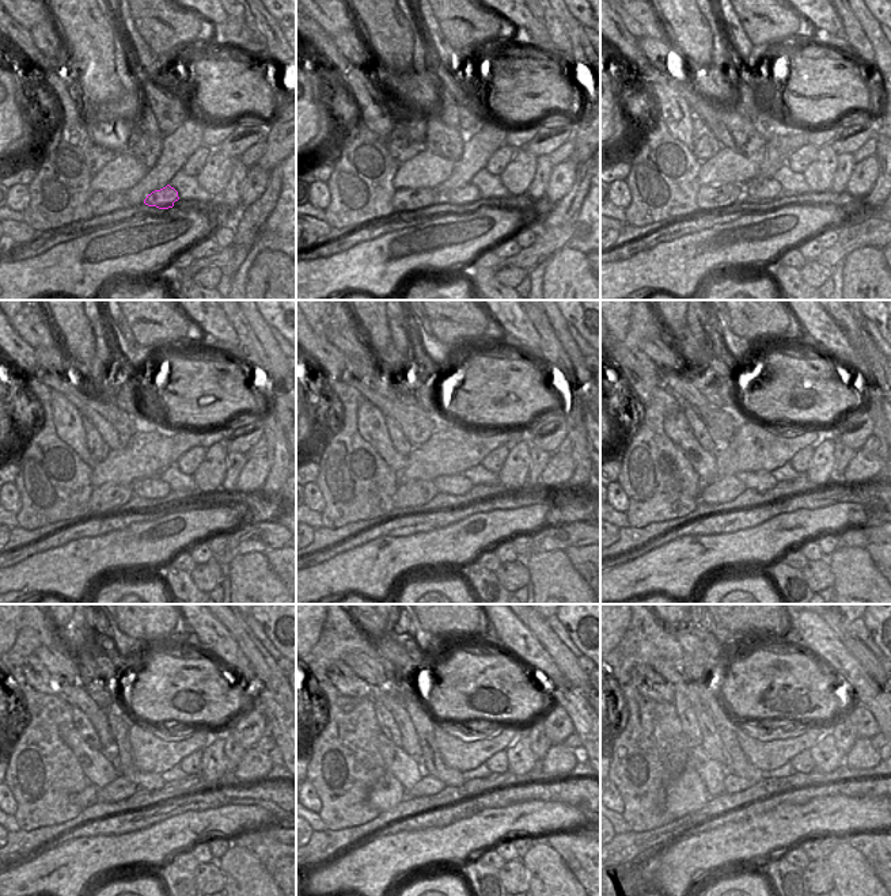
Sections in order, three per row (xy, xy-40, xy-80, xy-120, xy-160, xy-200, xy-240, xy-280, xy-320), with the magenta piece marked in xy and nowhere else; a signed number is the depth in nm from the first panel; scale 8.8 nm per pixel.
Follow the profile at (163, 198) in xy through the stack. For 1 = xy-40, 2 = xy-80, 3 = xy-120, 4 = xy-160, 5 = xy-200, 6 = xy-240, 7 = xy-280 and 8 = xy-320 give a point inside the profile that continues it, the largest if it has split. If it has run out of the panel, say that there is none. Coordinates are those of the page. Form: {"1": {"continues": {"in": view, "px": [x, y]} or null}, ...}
{"1": {"continues": {"in": "xy-40", "px": [465, 196]}}, "2": {"continues": {"in": "xy-80", "px": [759, 189]}}, "3": {"continues": {"in": "xy-120", "px": [146, 488]}}, "4": {"continues": {"in": "xy-160", "px": [447, 483]}}, "5": {"continues": {"in": "xy-200", "px": [761, 481]}}, "6": {"continues": {"in": "xy-240", "px": [121, 755]}}, "7": {"continues": {"in": "xy-280", "px": [424, 725]}}, "8": {"continues": {"in": "xy-320", "px": [727, 725]}}}

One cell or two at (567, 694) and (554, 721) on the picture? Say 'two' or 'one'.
two

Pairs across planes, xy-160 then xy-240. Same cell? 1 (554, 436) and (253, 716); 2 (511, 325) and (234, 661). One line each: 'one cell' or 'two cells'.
1: one cell
2: one cell

